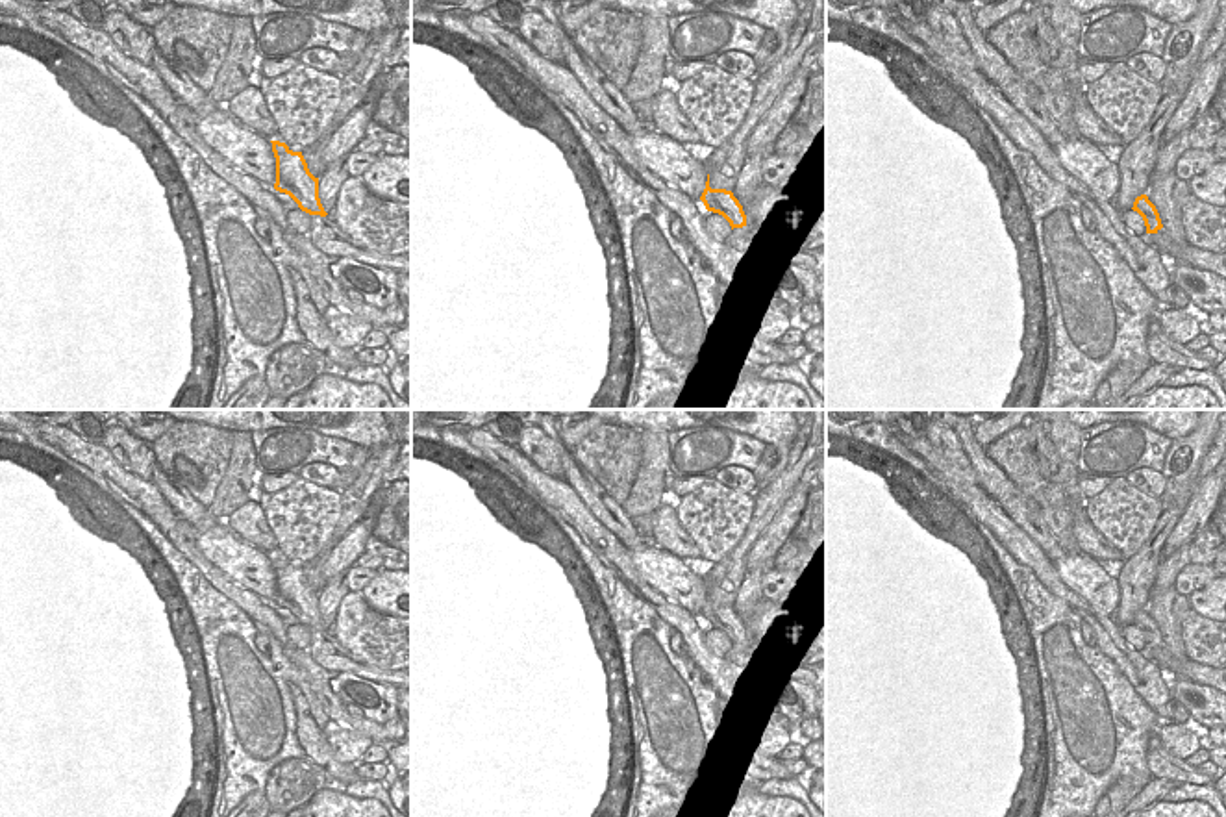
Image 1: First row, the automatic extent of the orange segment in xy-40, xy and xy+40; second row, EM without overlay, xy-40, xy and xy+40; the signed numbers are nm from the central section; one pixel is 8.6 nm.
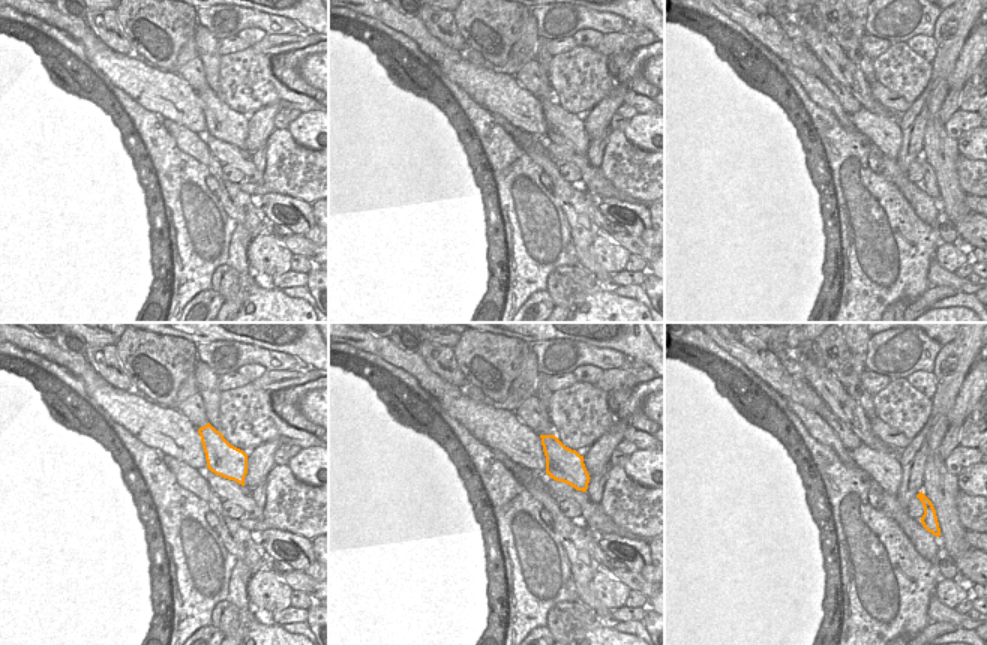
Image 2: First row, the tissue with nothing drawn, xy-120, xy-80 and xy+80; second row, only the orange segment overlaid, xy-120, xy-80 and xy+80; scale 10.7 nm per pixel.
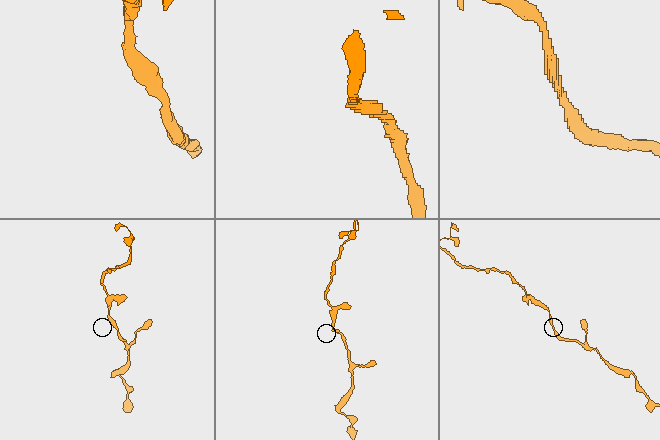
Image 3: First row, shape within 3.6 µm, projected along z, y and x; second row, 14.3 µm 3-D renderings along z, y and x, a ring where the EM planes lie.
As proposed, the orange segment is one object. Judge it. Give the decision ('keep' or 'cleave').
keep

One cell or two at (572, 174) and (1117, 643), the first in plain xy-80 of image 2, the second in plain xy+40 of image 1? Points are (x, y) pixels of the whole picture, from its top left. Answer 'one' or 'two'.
two

